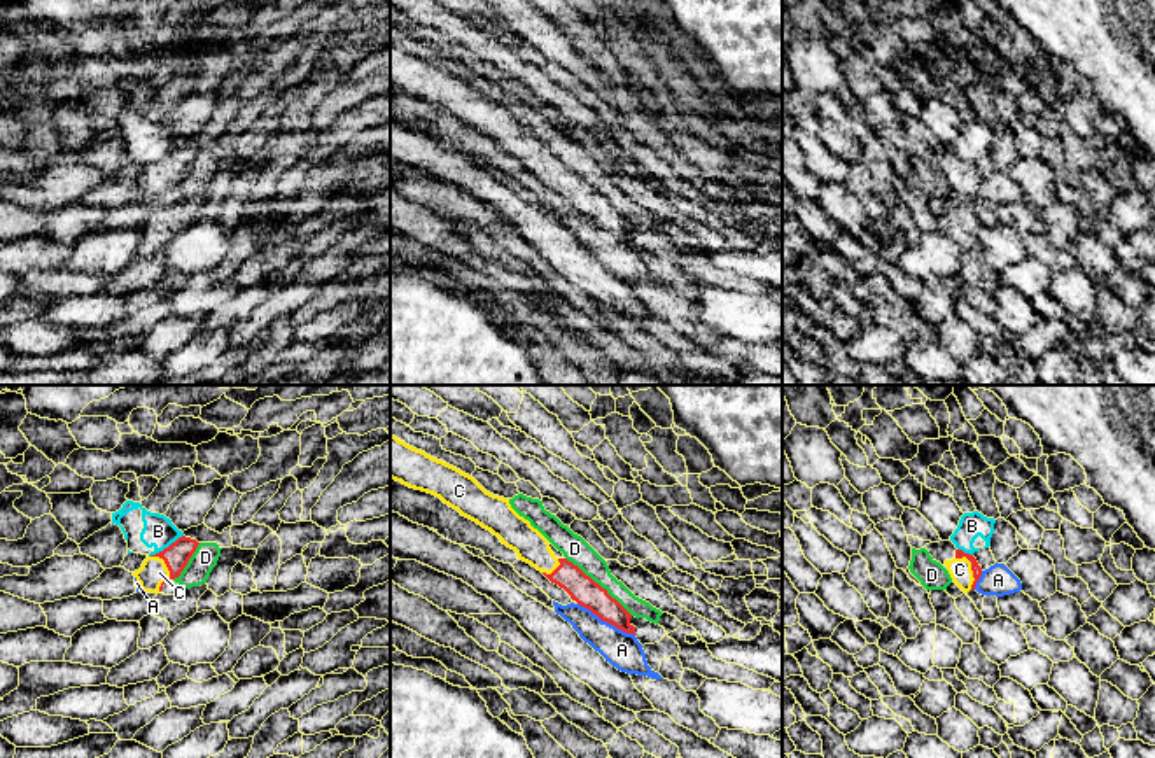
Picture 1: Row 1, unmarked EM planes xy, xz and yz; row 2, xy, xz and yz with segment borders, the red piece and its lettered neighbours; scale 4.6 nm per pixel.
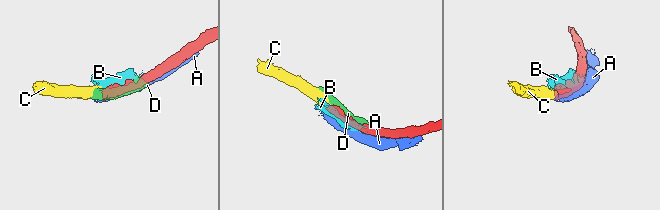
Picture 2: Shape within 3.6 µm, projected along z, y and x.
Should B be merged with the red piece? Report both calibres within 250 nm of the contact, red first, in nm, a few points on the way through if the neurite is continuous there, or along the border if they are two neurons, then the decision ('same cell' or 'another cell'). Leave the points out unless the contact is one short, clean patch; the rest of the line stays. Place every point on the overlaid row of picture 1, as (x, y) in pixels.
calibres 120 and 150 nm; another cell

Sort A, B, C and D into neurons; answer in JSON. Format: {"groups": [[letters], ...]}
{"groups": [["A"], ["B"], ["C"], ["D"]]}

